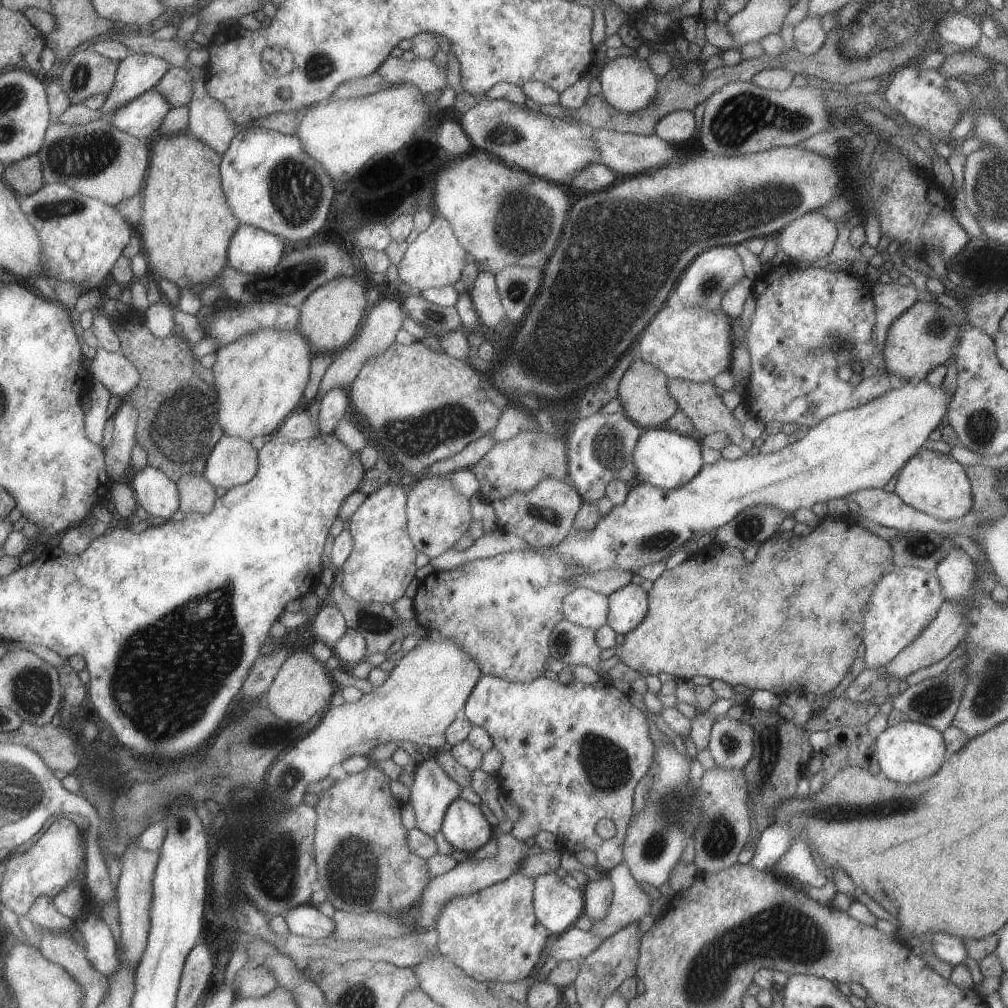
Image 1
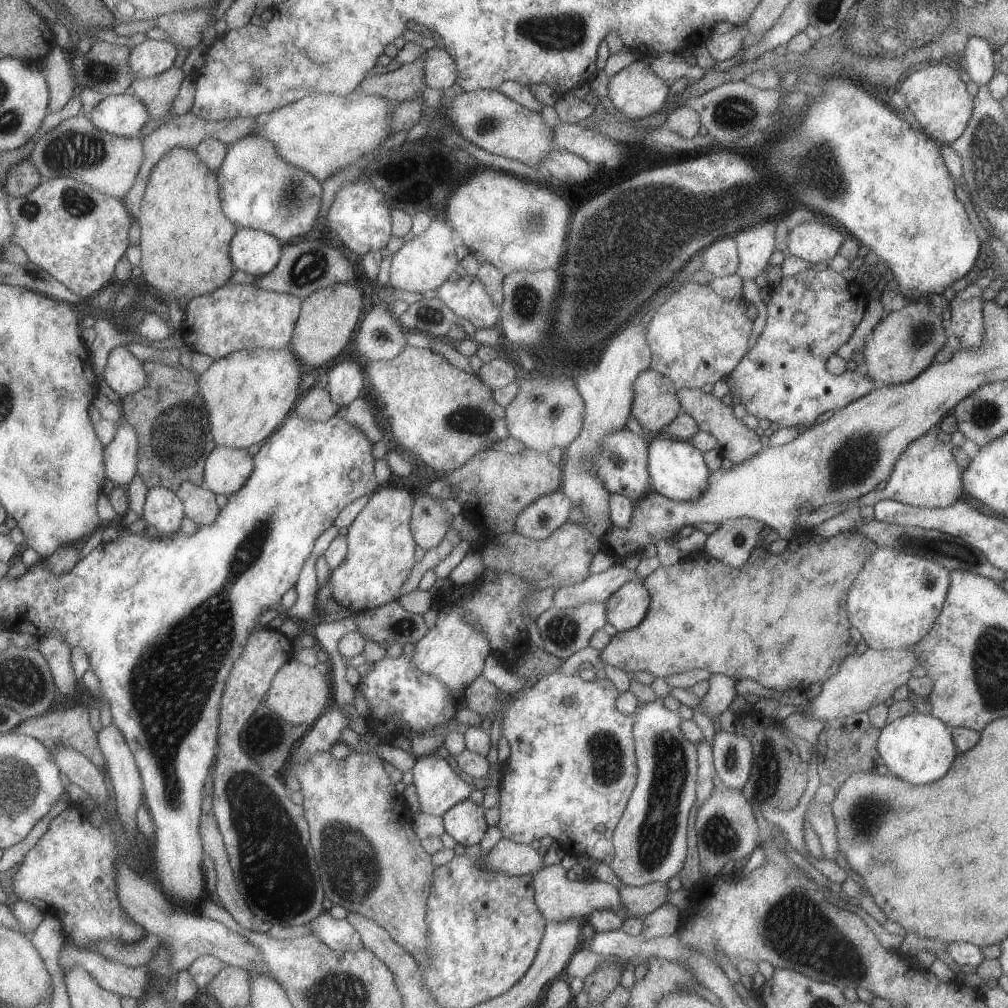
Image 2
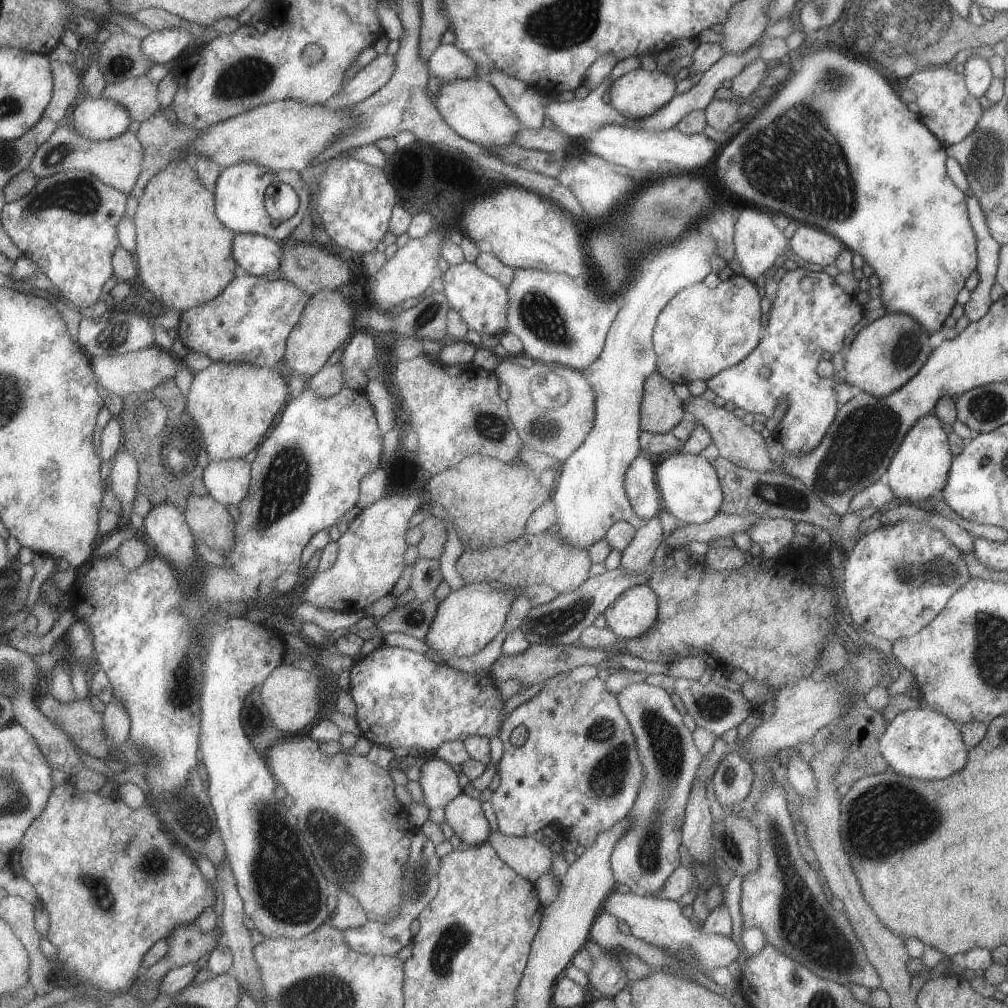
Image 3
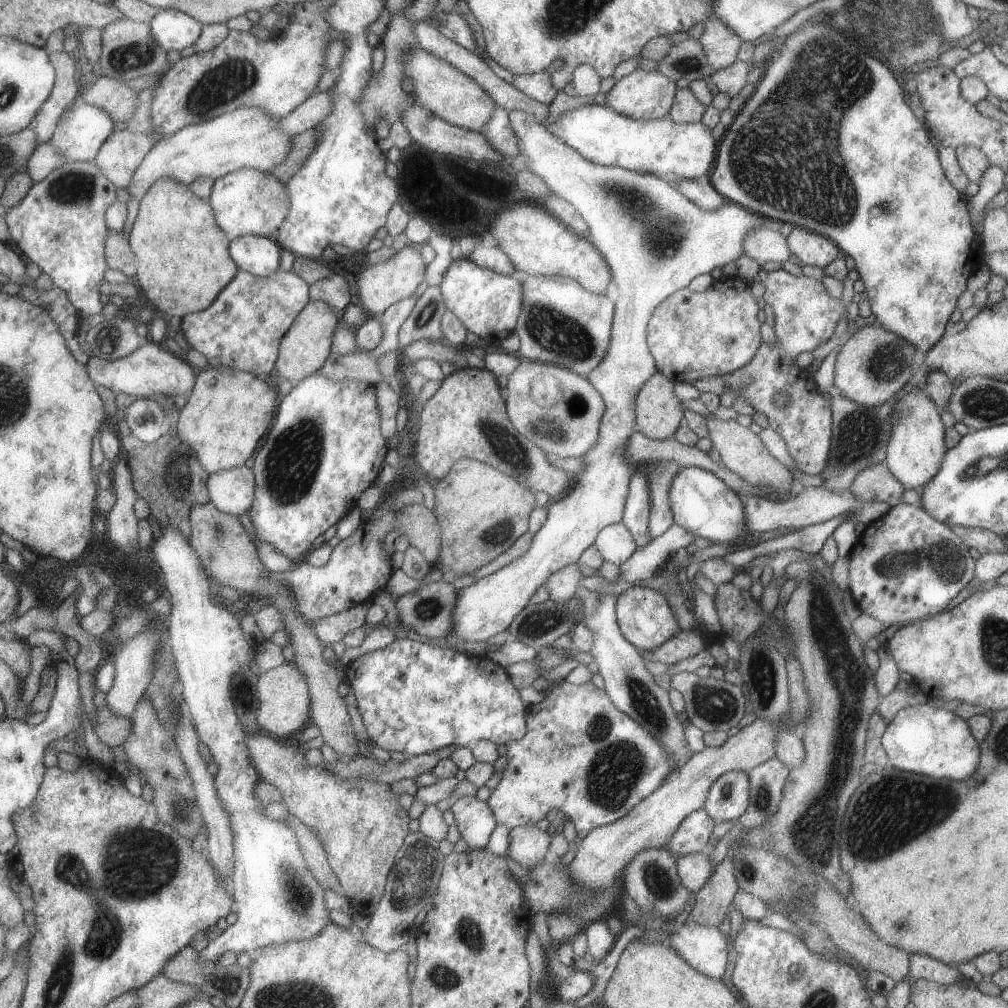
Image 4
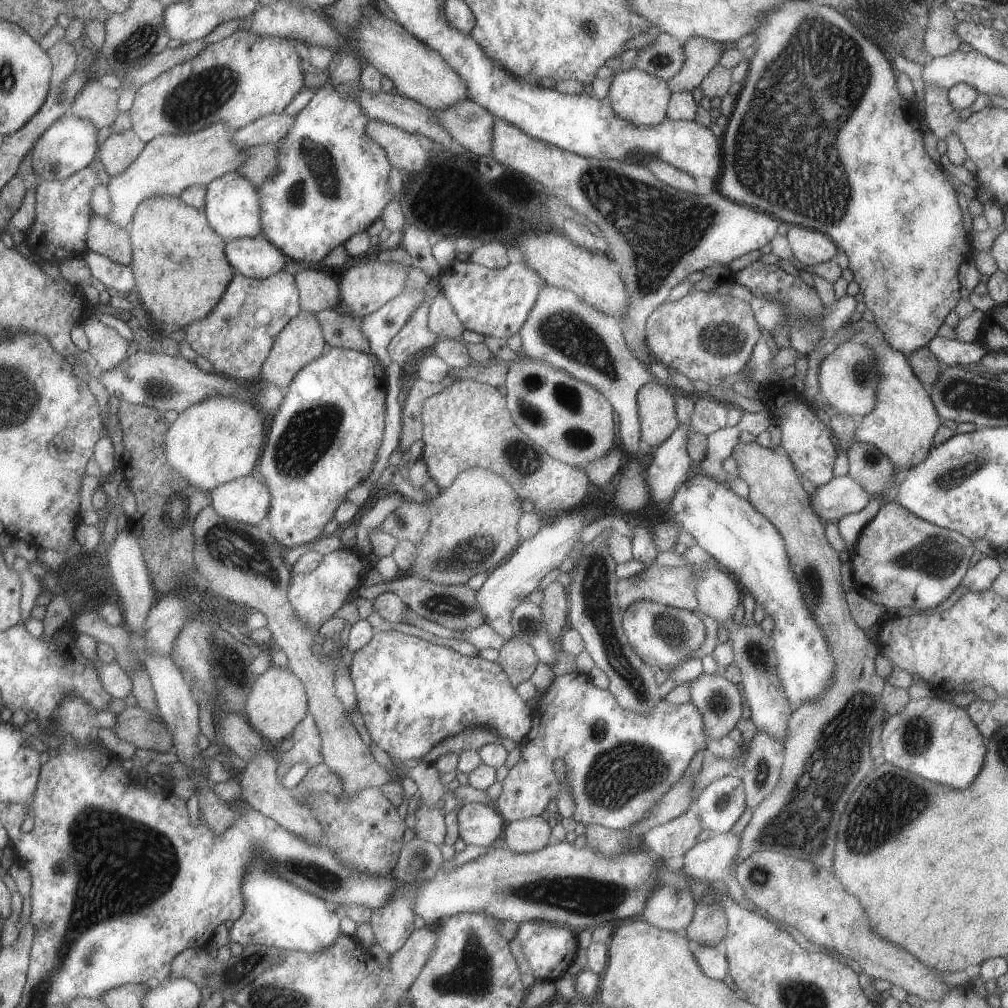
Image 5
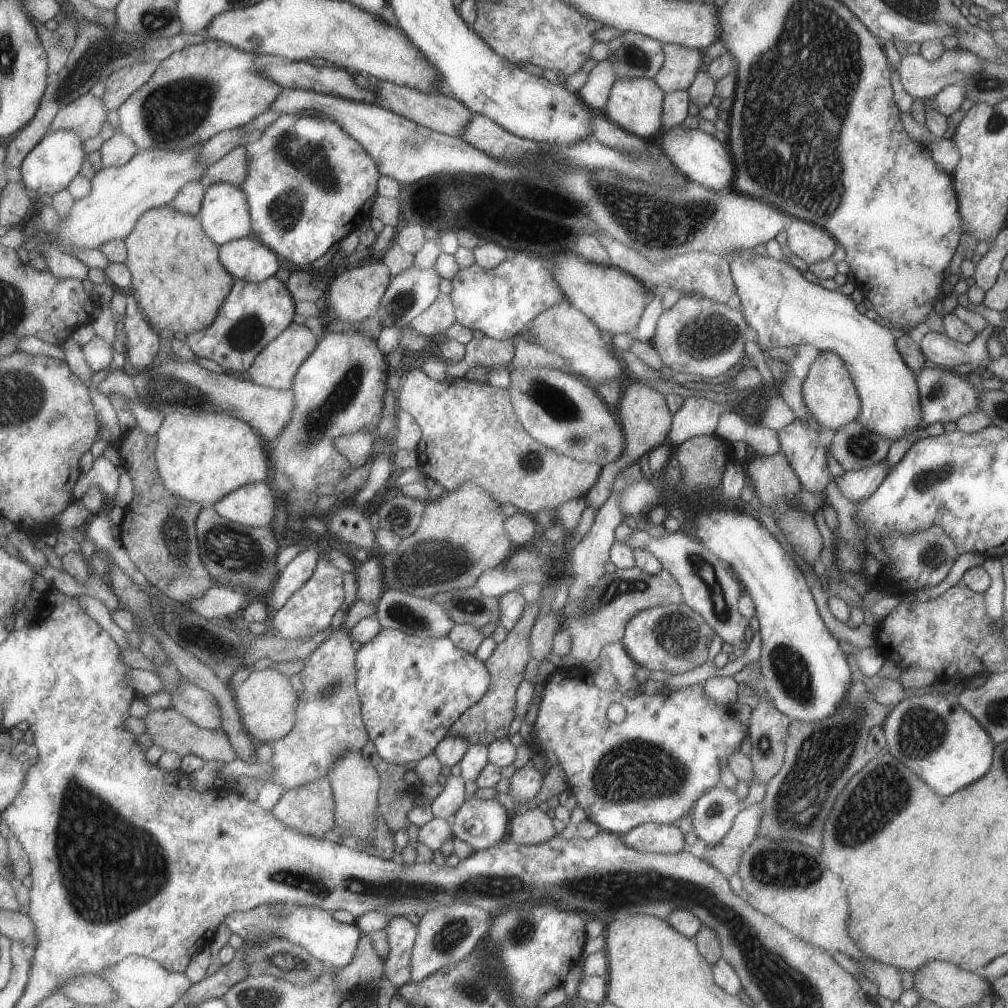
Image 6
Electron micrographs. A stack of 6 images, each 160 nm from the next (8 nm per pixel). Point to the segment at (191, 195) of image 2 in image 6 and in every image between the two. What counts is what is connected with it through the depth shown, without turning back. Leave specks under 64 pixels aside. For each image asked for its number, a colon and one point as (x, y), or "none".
3: (184, 259)
4: (182, 262)
5: (180, 271)
6: (178, 282)

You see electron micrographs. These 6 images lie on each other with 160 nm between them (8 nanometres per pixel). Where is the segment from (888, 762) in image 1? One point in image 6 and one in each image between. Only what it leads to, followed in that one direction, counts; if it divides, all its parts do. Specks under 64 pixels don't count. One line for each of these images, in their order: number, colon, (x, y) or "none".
2: (916, 748)
3: (919, 743)
4: (933, 742)
5: (932, 738)
6: (932, 735)

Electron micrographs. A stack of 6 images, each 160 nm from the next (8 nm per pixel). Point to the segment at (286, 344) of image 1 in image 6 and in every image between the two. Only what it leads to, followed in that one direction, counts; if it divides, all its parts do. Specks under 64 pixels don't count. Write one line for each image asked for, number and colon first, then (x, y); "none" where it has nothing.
2: (247, 393)
3: (232, 405)
4: (228, 411)
5: (217, 439)
6: (200, 457)

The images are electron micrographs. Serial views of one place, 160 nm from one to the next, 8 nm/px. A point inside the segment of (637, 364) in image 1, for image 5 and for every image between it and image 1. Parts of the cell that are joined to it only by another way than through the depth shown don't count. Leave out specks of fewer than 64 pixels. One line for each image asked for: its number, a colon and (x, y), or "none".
2: (655, 404)
3: (660, 411)
4: (658, 413)
5: (656, 405)

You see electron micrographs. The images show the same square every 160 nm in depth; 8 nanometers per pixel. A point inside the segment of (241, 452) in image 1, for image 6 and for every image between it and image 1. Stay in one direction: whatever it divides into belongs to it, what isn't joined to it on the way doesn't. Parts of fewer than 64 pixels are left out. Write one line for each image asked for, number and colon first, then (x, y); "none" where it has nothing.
2: (226, 469)
3: (227, 481)
4: (232, 491)
5: (245, 499)
6: (252, 505)

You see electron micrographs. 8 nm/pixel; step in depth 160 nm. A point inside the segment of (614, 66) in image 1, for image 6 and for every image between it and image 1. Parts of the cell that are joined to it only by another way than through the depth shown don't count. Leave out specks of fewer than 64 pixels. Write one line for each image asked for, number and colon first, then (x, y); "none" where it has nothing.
2: (635, 91)
3: (637, 94)
4: (642, 95)
5: (642, 99)
6: (634, 104)

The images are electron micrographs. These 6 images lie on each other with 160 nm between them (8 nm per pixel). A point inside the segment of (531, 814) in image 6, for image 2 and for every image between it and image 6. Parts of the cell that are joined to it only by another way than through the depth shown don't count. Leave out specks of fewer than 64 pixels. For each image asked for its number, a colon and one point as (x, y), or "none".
2: (513, 858)
3: (528, 858)
4: (528, 846)
5: (527, 835)

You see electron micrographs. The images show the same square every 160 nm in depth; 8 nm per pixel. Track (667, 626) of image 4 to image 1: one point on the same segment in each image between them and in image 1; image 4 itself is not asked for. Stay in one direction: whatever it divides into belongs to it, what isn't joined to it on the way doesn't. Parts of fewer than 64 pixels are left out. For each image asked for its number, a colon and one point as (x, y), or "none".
1: (626, 607)
2: (626, 607)
3: (634, 611)

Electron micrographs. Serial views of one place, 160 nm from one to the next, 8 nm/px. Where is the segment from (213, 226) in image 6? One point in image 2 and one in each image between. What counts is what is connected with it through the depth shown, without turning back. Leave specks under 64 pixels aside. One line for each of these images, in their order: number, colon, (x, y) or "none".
2: (258, 190)
3: (239, 190)
4: (245, 202)
5: (232, 206)

